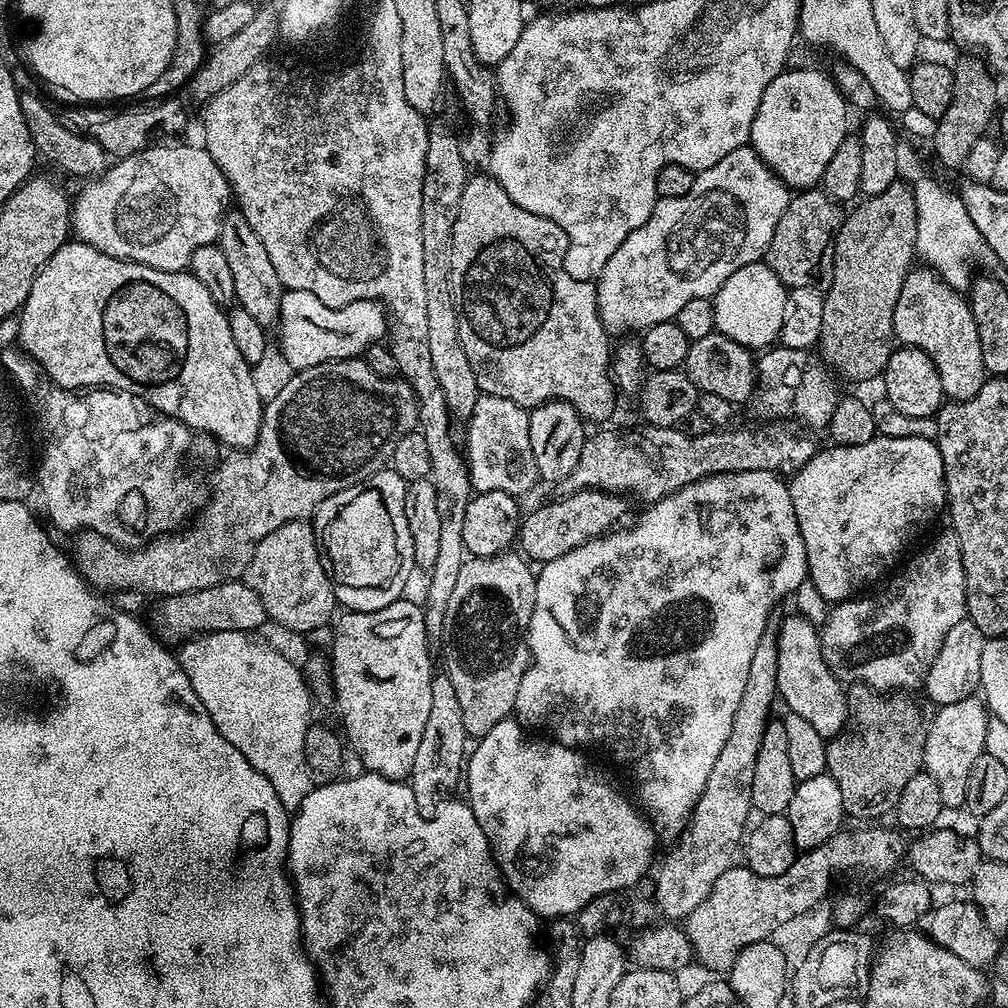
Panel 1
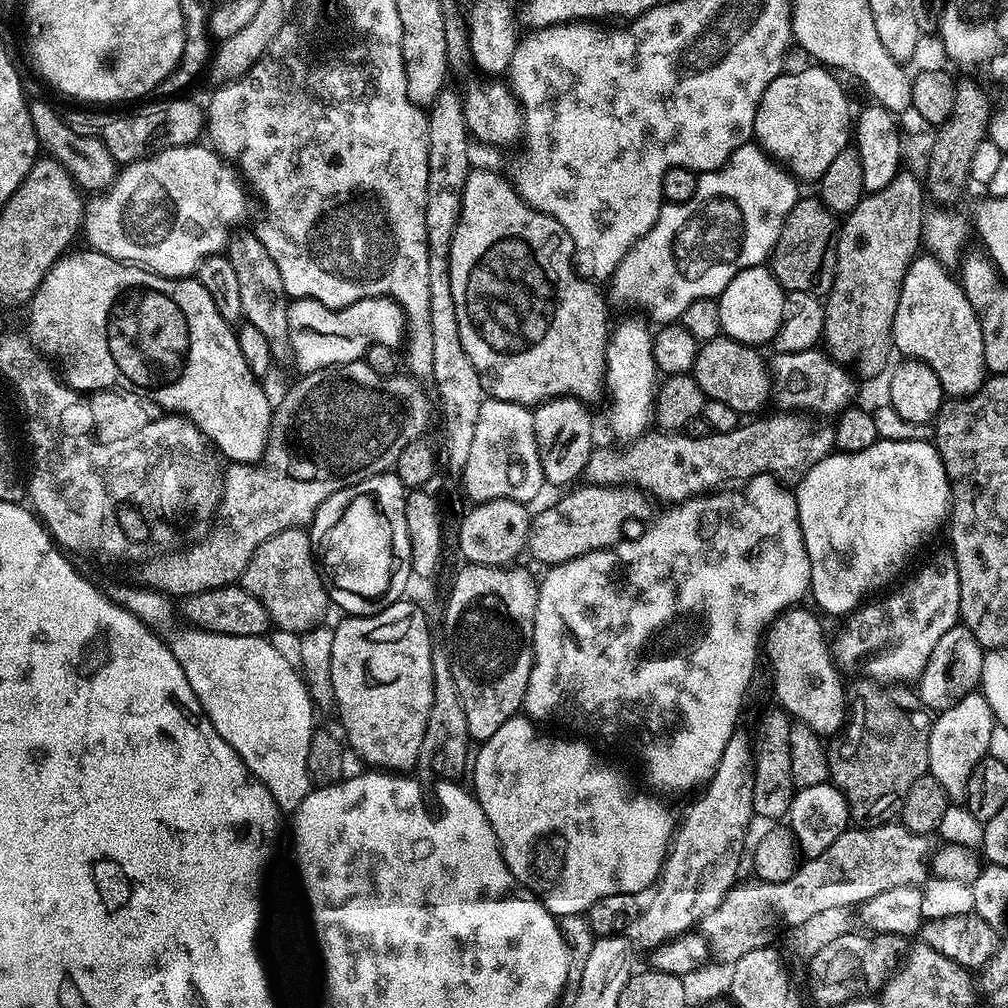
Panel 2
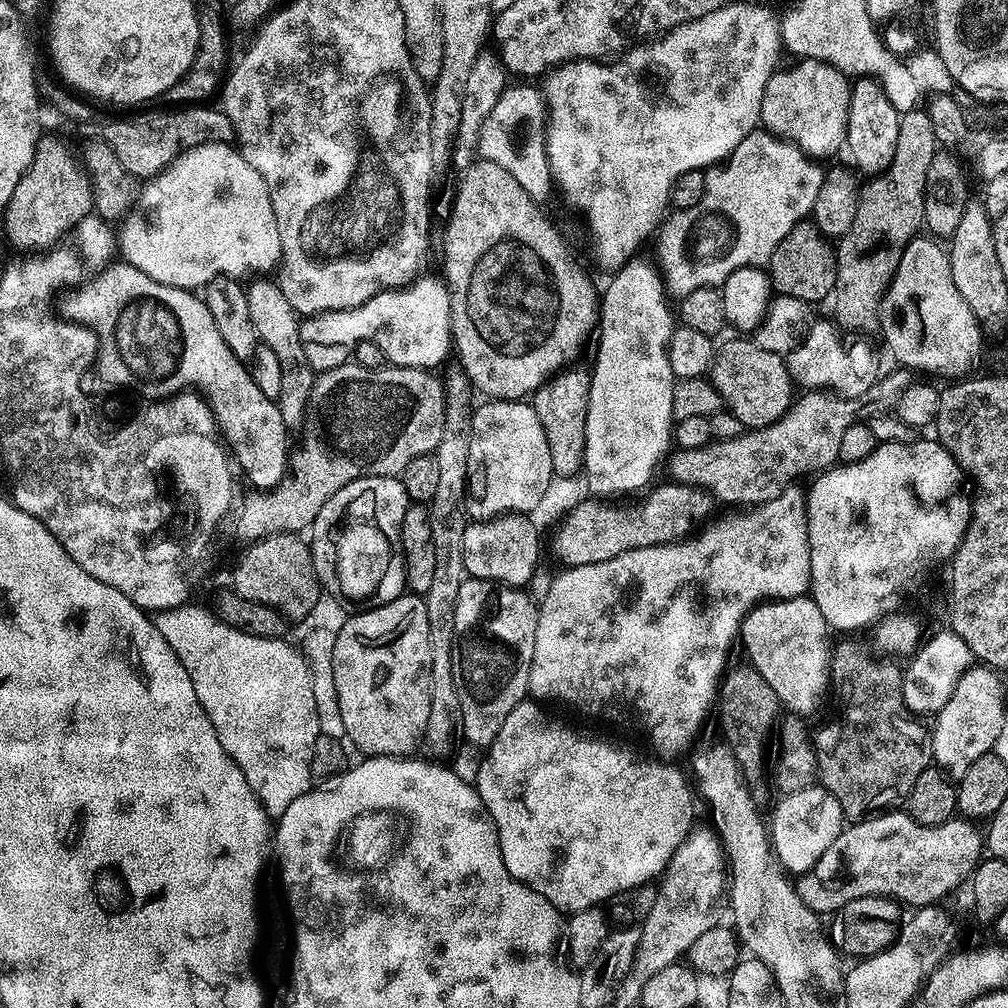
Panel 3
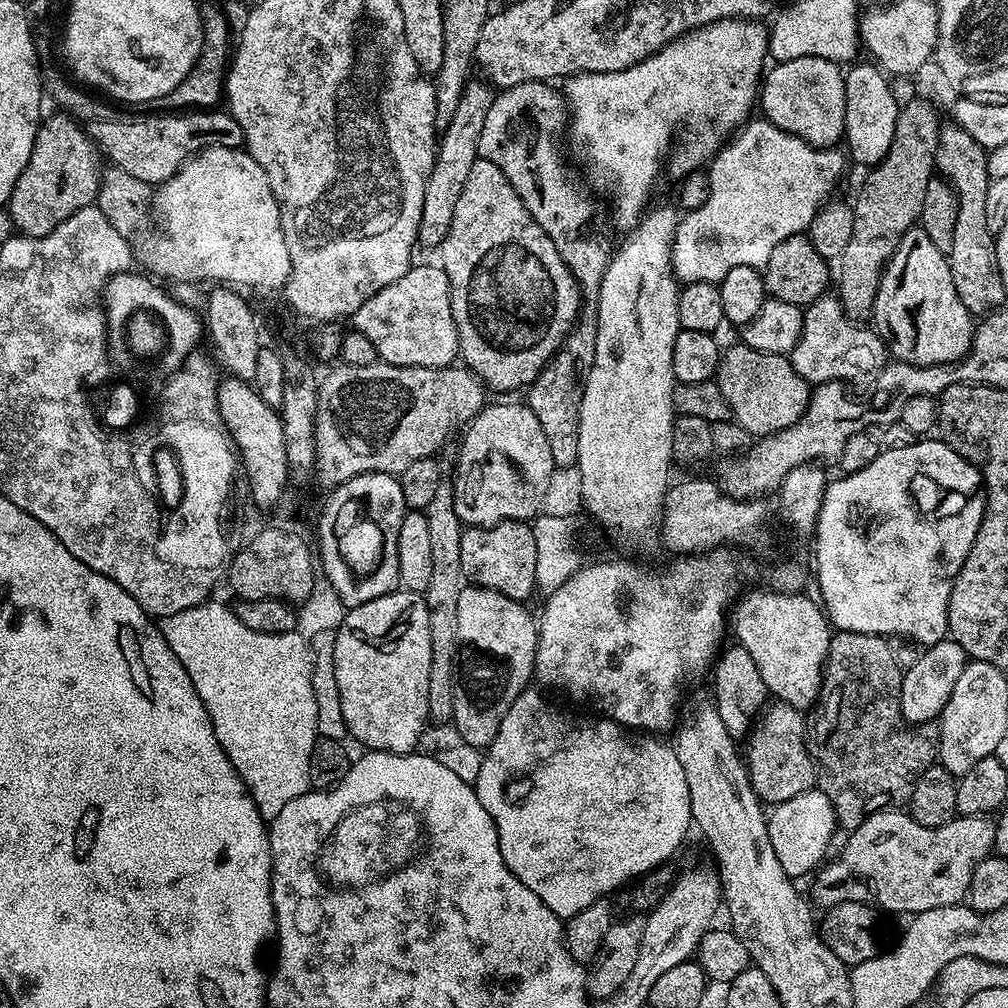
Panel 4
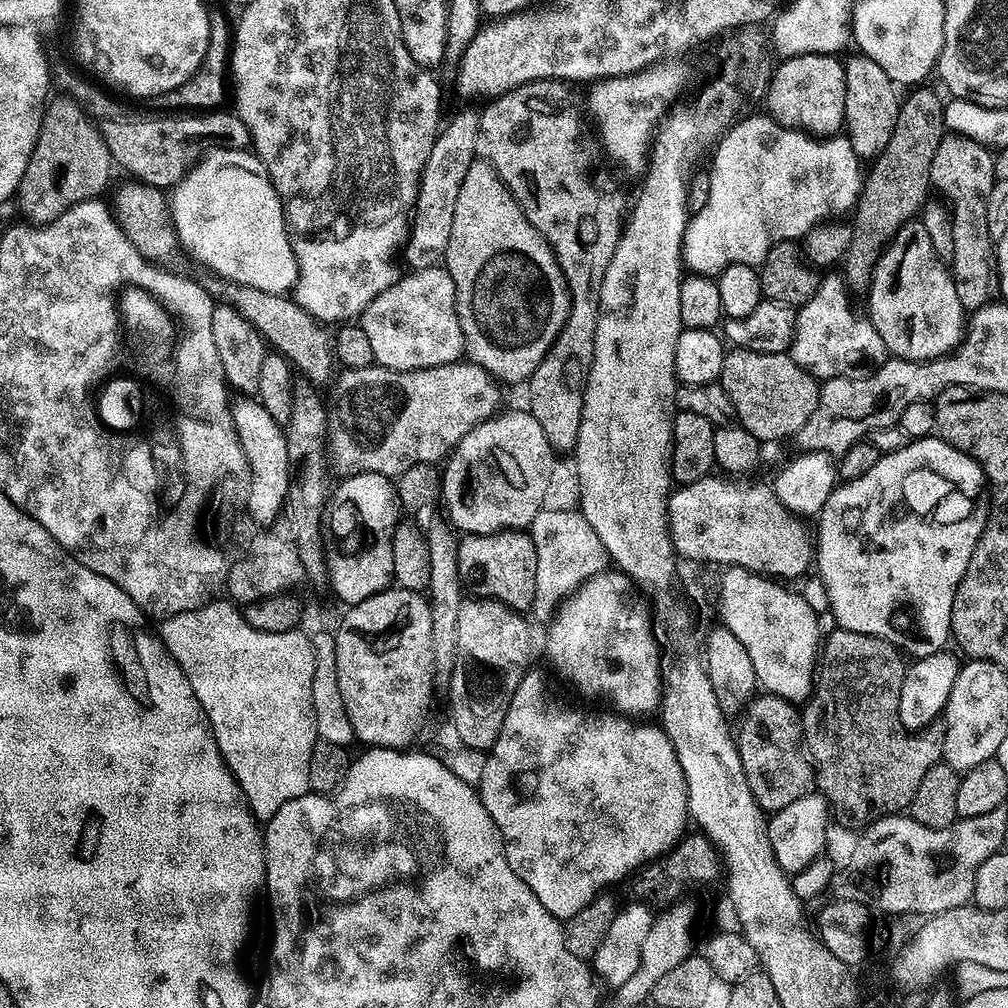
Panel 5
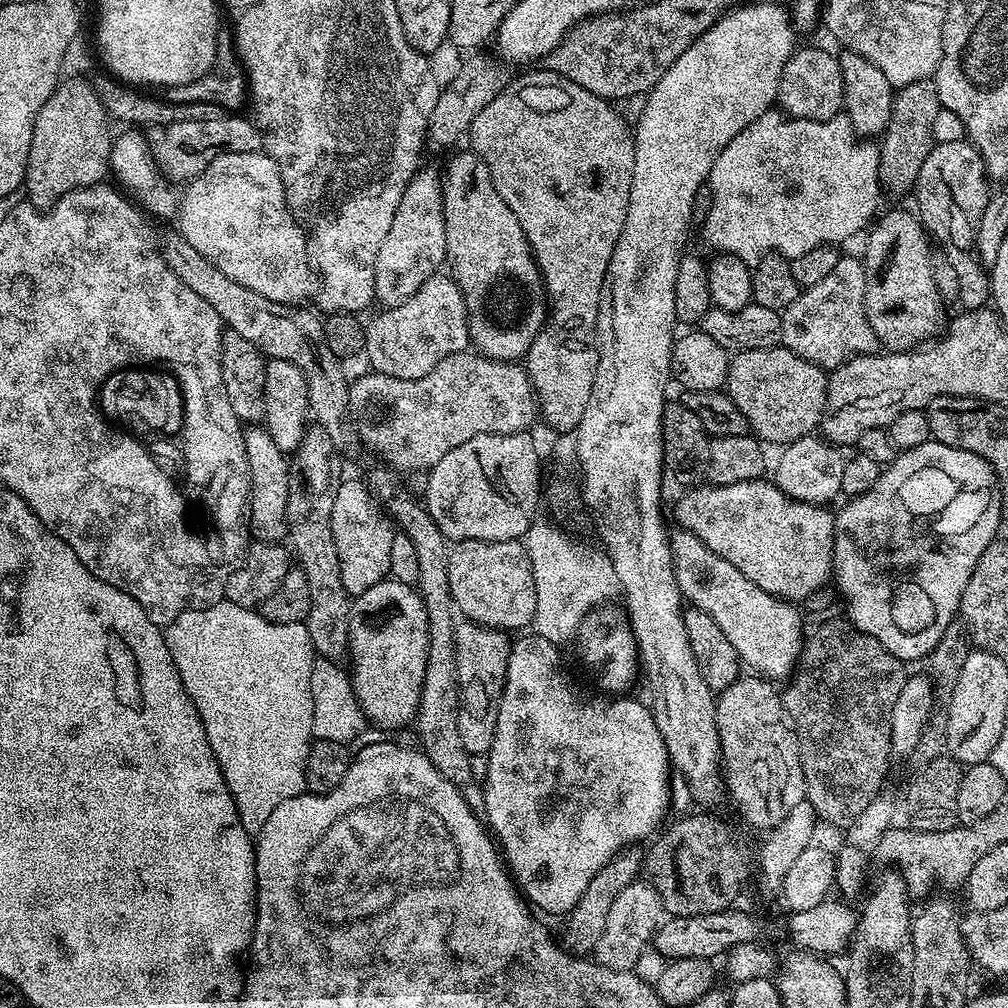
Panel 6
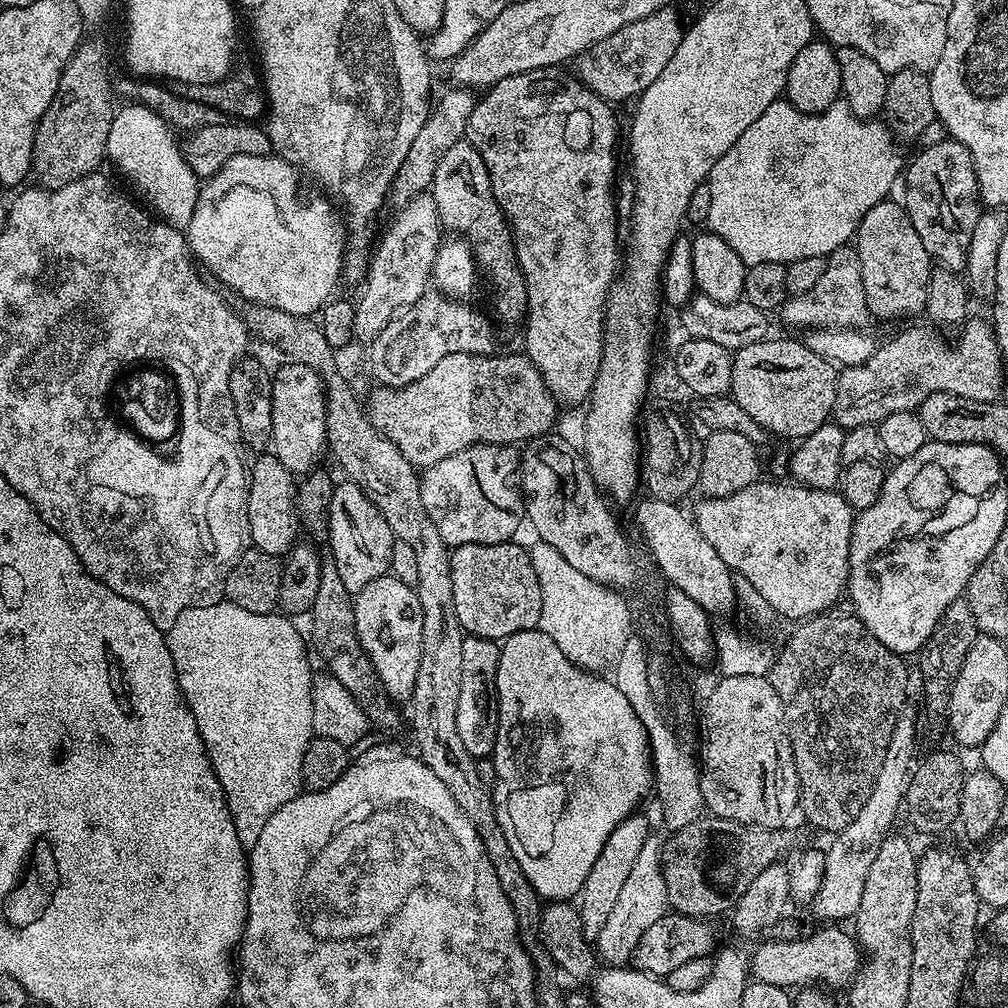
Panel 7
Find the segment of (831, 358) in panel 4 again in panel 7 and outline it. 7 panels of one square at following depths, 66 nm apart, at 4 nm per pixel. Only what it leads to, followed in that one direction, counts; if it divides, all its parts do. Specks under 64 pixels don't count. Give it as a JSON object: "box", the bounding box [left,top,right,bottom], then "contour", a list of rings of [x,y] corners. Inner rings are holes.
{"box":[778,246,870,330],"contour":[[[845,246],[827,256],[828,265],[814,290],[806,294],[789,296],[778,309],[781,316],[792,328],[815,330],[818,328],[858,328],[863,329],[870,313],[866,306],[866,290],[862,286],[862,262],[855,247]]]}

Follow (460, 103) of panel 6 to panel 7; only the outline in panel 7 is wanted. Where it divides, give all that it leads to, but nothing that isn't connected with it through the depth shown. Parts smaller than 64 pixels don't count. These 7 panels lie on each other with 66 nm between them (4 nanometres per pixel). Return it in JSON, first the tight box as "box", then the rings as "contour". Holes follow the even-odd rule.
{"box":[390,86,477,206],"contour":[[[454,86],[440,101],[435,101],[434,107],[429,111],[422,130],[418,130],[417,137],[410,145],[410,151],[406,154],[406,162],[398,170],[390,189],[391,203],[402,206],[410,198],[427,193],[432,187],[434,170],[438,168],[438,158],[454,146],[454,142],[465,139],[468,130],[468,119],[474,110],[477,97],[467,87]]]}

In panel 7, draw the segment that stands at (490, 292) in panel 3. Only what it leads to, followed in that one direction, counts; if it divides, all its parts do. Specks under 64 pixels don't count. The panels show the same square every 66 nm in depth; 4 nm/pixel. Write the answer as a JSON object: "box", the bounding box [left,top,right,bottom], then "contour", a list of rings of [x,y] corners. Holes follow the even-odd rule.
{"box":[430,138,528,324],"contour":[[[467,138],[454,142],[446,154],[438,158],[438,168],[434,170],[432,187],[430,194],[438,206],[441,225],[448,228],[449,233],[467,240],[468,247],[472,250],[472,256],[476,259],[476,267],[486,279],[492,283],[492,292],[496,295],[496,312],[505,320],[512,324],[515,320],[523,321],[528,311],[528,299],[524,289],[524,276],[520,273],[520,265],[516,262],[516,246],[512,239],[512,230],[508,223],[508,218],[504,211],[498,206],[498,202],[492,196],[490,186],[490,174],[474,146]]]}

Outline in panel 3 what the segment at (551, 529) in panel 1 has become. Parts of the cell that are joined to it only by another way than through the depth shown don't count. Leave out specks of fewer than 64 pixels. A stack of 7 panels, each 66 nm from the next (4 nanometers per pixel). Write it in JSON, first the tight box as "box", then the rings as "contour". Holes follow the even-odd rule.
{"box":[553,483,710,568],"contour":[[[657,483],[641,504],[632,504],[629,508],[612,504],[616,502],[604,498],[584,498],[555,525],[553,554],[561,560],[561,565],[577,568],[606,562],[631,548],[649,548],[685,539],[693,531],[692,520],[707,514],[710,497],[707,492],[691,488],[688,484],[667,483]]]}

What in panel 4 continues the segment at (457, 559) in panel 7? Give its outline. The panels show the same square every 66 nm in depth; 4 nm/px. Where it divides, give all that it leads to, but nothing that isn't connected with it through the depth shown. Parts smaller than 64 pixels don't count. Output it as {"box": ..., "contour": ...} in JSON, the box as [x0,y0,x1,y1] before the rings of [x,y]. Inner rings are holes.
{"box":[462,520,538,601],"contour":[[[503,520],[501,524],[489,528],[465,527],[462,534],[462,574],[465,581],[506,594],[511,600],[527,601],[527,596],[538,588],[535,578],[538,555],[532,531],[533,525],[523,520]]]}

